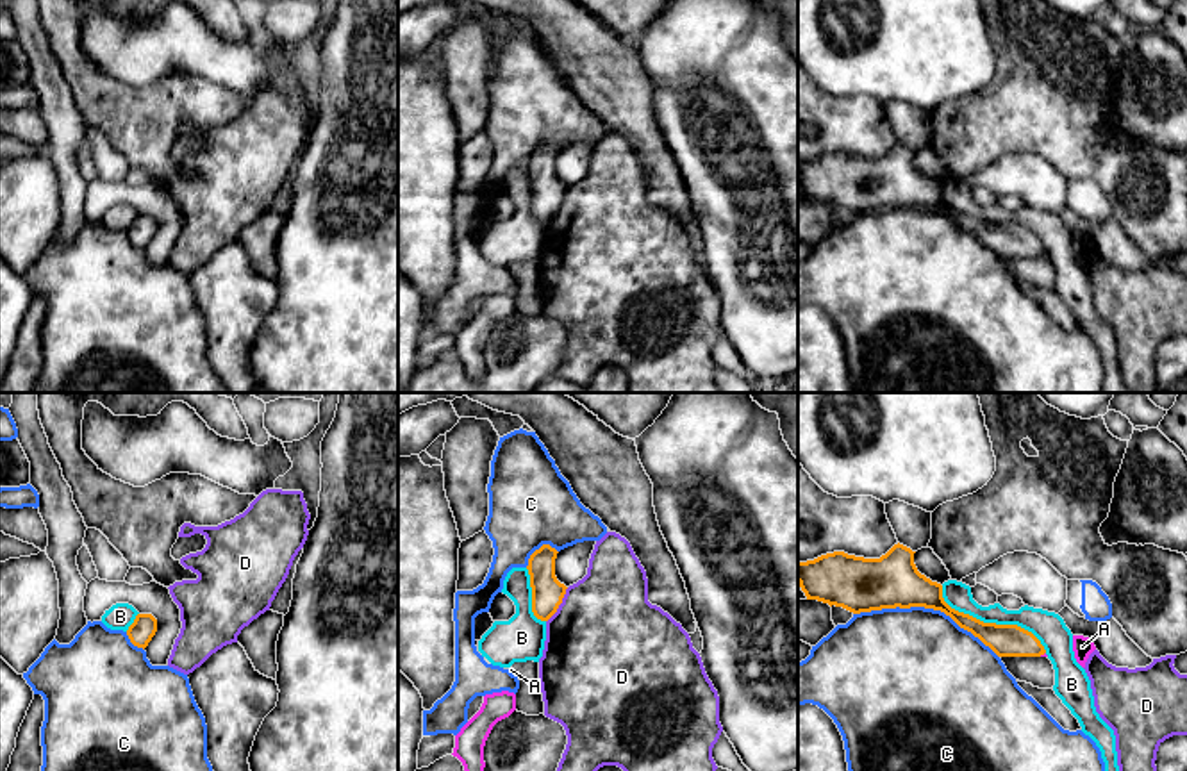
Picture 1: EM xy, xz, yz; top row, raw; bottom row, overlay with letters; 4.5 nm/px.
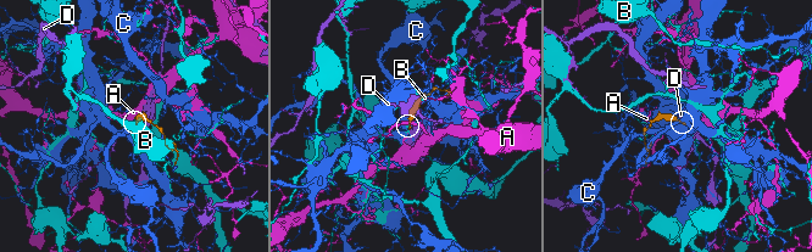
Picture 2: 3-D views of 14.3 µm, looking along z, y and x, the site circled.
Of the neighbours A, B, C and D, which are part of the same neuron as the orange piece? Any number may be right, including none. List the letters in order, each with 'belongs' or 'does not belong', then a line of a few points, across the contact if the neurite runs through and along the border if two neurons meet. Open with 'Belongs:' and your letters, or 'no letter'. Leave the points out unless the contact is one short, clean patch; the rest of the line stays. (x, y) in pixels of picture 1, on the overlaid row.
Belongs: A
A: belongs | yz (1004, 639), (1025, 643), (1041, 654), (1045, 654)
B: does not belong
C: does not belong
D: does not belong | xz (568, 588), (557, 611), (547, 621)

